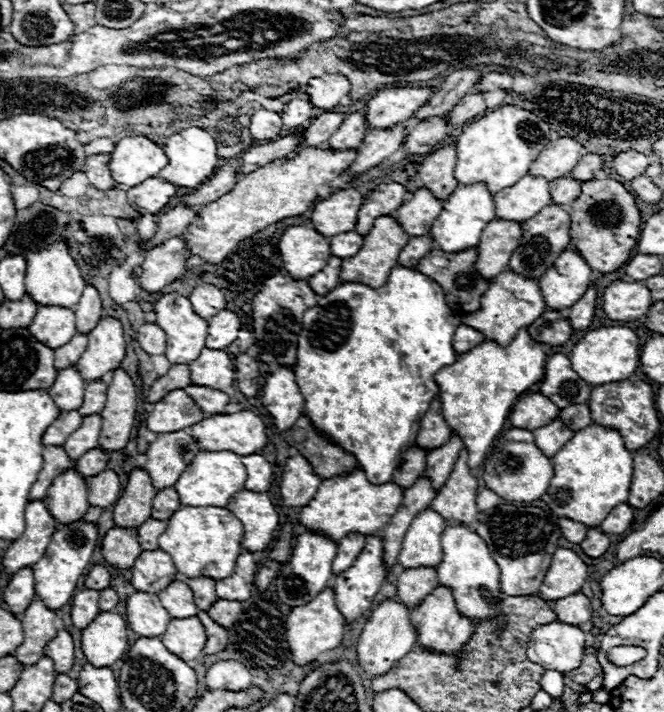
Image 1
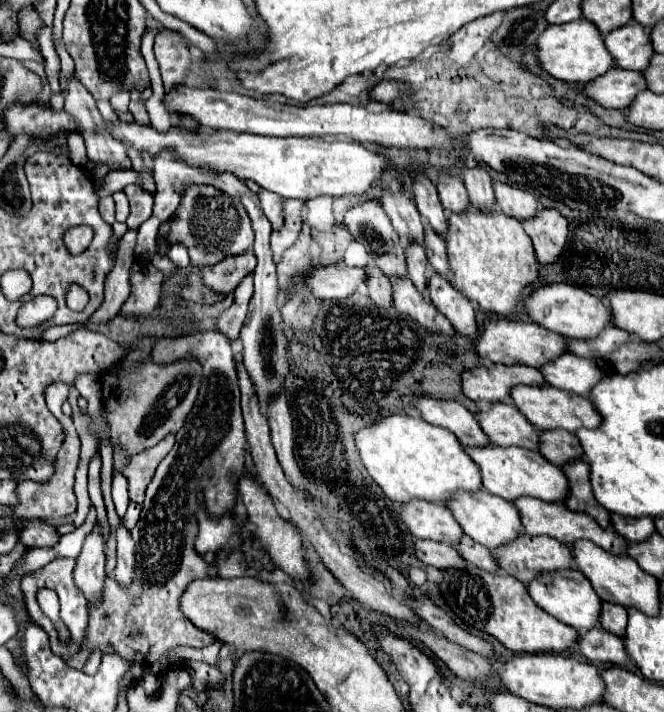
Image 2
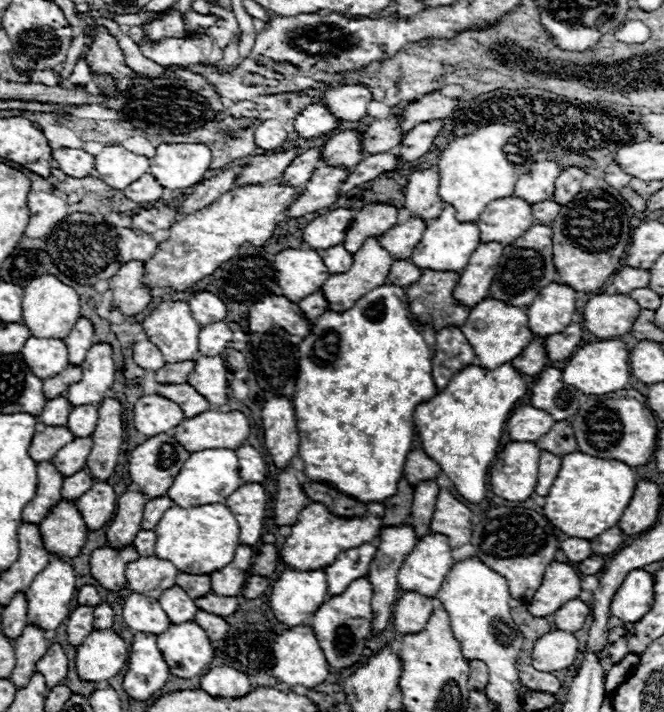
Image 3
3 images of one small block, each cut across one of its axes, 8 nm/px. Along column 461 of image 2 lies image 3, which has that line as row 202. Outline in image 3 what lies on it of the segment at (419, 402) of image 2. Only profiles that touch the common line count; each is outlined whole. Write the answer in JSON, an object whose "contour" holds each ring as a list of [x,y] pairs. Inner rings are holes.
{"contour":[[[436,170],[412,172],[408,184],[404,186],[404,208],[426,222],[440,216],[446,204],[438,196],[438,184],[440,176]]]}

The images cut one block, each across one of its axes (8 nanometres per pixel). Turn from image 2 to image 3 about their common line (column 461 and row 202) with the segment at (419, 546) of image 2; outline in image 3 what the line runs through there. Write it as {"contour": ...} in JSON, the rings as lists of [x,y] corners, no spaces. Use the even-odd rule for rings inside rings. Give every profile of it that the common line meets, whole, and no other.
{"contour":[[[566,168],[554,182],[554,200],[558,204],[568,204],[568,200],[580,192],[580,182],[584,176],[586,174],[580,168]]]}

